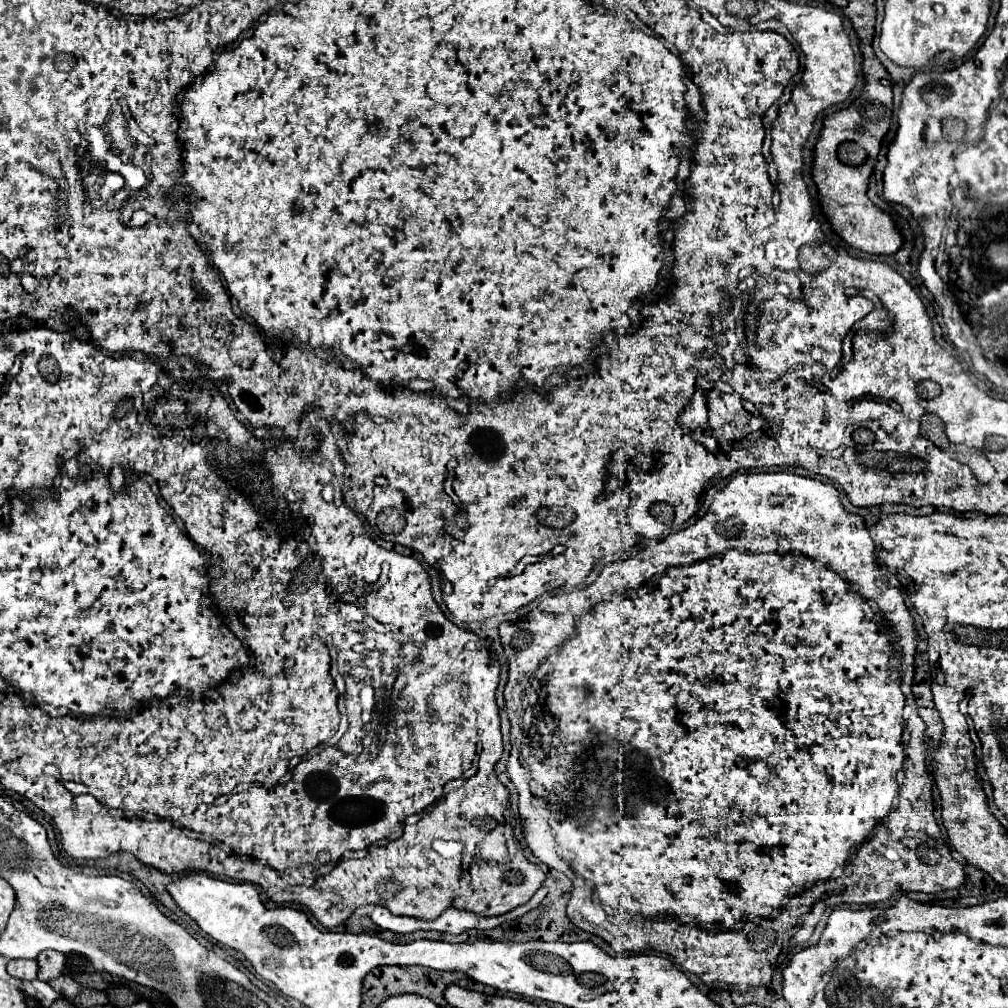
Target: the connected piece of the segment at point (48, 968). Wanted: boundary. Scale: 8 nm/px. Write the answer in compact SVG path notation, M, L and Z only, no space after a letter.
M47 949L47 951L39 953L37 963L39 963L39 979L41 981L51 981L51 979L55 979L55 977L59 977L63 973L65 955L61 951Z

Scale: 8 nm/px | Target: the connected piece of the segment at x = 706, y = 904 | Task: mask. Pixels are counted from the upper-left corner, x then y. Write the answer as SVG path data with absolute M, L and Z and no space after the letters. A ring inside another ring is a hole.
M779 471L779 473L737 473L737 475L733 475L730 480L731 481L729 481L721 491L715 493L713 505L709 507L707 515L701 517L697 523L693 523L691 527L687 527L687 529L683 529L683 531L679 531L679 533L675 533L675 535L671 535L671 537L665 537L663 541L659 541L659 543L655 543L655 545L645 547L645 549L639 551L637 555L627 557L627 575L639 575L639 579L647 579L647 575L661 575L667 567L671 567L671 569L665 571L661 577L655 577L655 579L643 583L643 587L637 587L637 589L627 589L627 591L617 591L617 593L611 591L611 595L607 595L607 599L599 599L599 601L607 601L607 603L597 603L597 605L594 605L588 613L581 617L577 617L576 622L573 615L543 613L543 611L537 611L538 609L536 608L529 612L527 614L527 619L523 619L523 621L515 621L515 623L505 621L505 623L501 623L501 625L499 625L499 639L501 639L501 645L503 645L503 649L505 649L507 665L509 665L509 679L507 679L507 685L505 685L505 711L507 711L509 721L511 721L511 735L519 735L519 715L517 715L517 711L519 711L519 707L521 707L521 703L523 703L523 695L525 695L525 691L527 691L527 683L532 679L539 679L539 683L543 685L543 691L545 691L545 695L547 695L547 697L545 697L545 703L533 701L533 703L525 709L525 713L523 713L523 737L521 737L521 743L519 743L519 745L515 743L515 745L512 745L511 747L506 772L517 789L519 797L519 817L521 817L521 821L523 821L523 825L525 825L524 839L527 841L531 853L533 853L541 863L545 863L545 865L549 865L549 867L553 867L553 869L557 869L557 871L563 871L563 873L573 881L573 895L571 895L569 905L567 905L567 917L569 917L579 929L583 929L583 931L587 931L587 933L592 933L593 935L601 937L610 945L615 953L641 953L644 951L665 953L665 955L669 955L669 957L675 957L675 959L677 959L677 965L681 965L681 967L687 965L687 971L699 975L701 981L703 981L705 985L713 987L713 985L719 983L721 989L731 989L731 991L733 991L733 989L751 989L751 987L757 987L757 985L765 985L765 983L771 979L773 969L775 969L777 965L789 961L791 955L793 955L793 951L799 951L801 947L809 945L809 939L811 939L811 935L813 935L813 929L815 929L817 921L821 919L823 909L829 905L829 903L827 903L827 895L823 895L823 899L819 899L817 907L813 907L813 911L809 911L809 913L813 913L813 915L791 915L791 901L789 901L789 899L795 897L795 895L799 895L799 891L805 891L807 887L815 885L817 881L825 881L825 879L829 879L831 873L833 873L837 867L843 867L843 865L849 861L849 857L851 857L857 849L859 849L859 851L857 851L855 859L849 861L849 865L855 865L855 867L853 867L853 869L851 869L851 867L845 867L845 877L839 877L837 881L833 881L833 883L837 883L837 903L859 903L859 905L869 905L869 903L887 901L887 899L889 899L891 895L895 895L895 893L909 893L909 891L939 893L939 891L945 891L945 889L955 889L955 887L959 887L959 885L965 881L965 873L963 873L961 863L953 861L953 857L951 857L951 853L949 853L949 847L947 847L947 843L945 843L945 839L943 839L943 833L941 833L941 829L939 829L939 825L937 825L937 821L935 821L935 817L933 817L933 775L931 775L931 771L929 771L929 765L927 765L927 753L925 753L925 751L927 751L927 743L925 743L925 739L923 739L925 723L923 723L921 717L917 715L915 699L913 699L913 693L911 693L911 683L913 683L913 657L915 657L915 647L917 647L917 633L915 633L915 627L913 627L913 617L909 615L909 611L907 611L907 607L905 607L905 603L903 603L901 591L899 591L895 585L887 583L887 579L883 581L883 573L881 573L879 565L875 565L875 543L873 543L873 539L869 537L869 531L867 531L863 519L861 519L859 515L847 513L847 511L843 509L841 499L839 499L839 491L837 491L833 485L829 485L829 483L821 483L821 481L811 479L811 477L802 477L793 473L783 473L783 471ZM865 599L867 599L867 601L873 599L873 601L877 603L879 613L883 615L887 627L889 627L891 633L895 635L895 637L893 637L893 639L895 639L895 653L901 655L901 663L899 663L899 657L893 653L893 647L891 647L891 635L887 635L887 627L883 627L883 621L877 621L877 617L875 617L877 613L869 607L869 603L867 603ZM899 711L903 711L905 729L903 729L903 723L899 723ZM903 739L905 739L905 757L907 757L905 763L903 763L903 747L899 747L899 743L903 743ZM901 765L903 765L903 773L905 773L905 775L903 775L903 783L901 783L901 787L899 787L897 781L895 781L895 775L897 775L897 771L899 771ZM527 769L529 769L529 773L531 773L531 781L529 781L530 791L527 791ZM897 789L899 789L899 803L897 803L897 807L891 811L891 803L893 803L893 799L895 799L895 795L897 795Z

